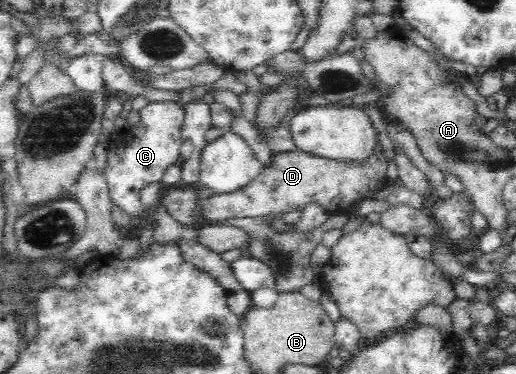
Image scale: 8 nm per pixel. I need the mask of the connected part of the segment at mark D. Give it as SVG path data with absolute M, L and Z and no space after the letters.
M381 144L364 164L326 160L300 150L272 153L271 157L272 162L264 165L260 175L245 188L199 200L200 217L226 223L230 219L275 216L302 210L310 203L318 203L329 215L348 216L358 201L372 199L388 186L386 174L389 162L382 152Z

